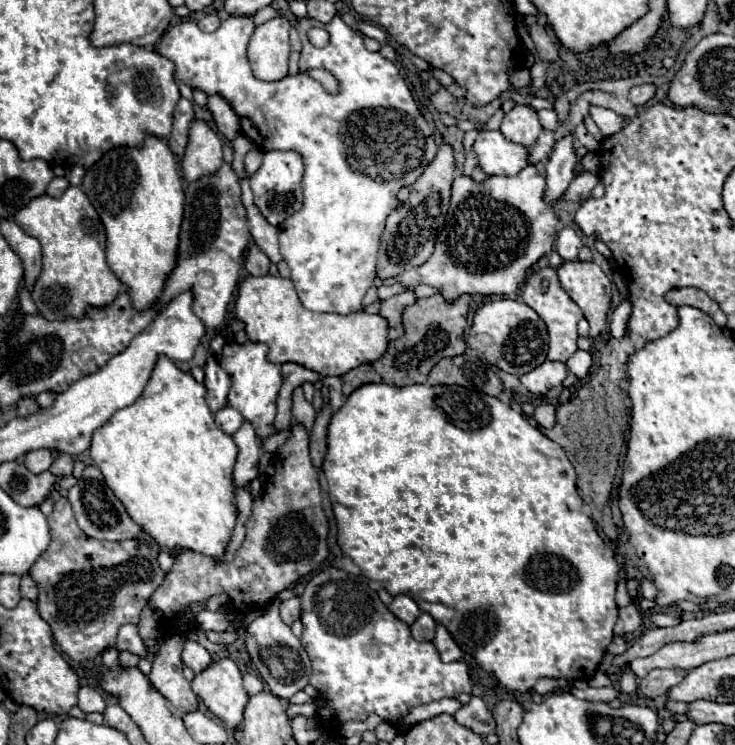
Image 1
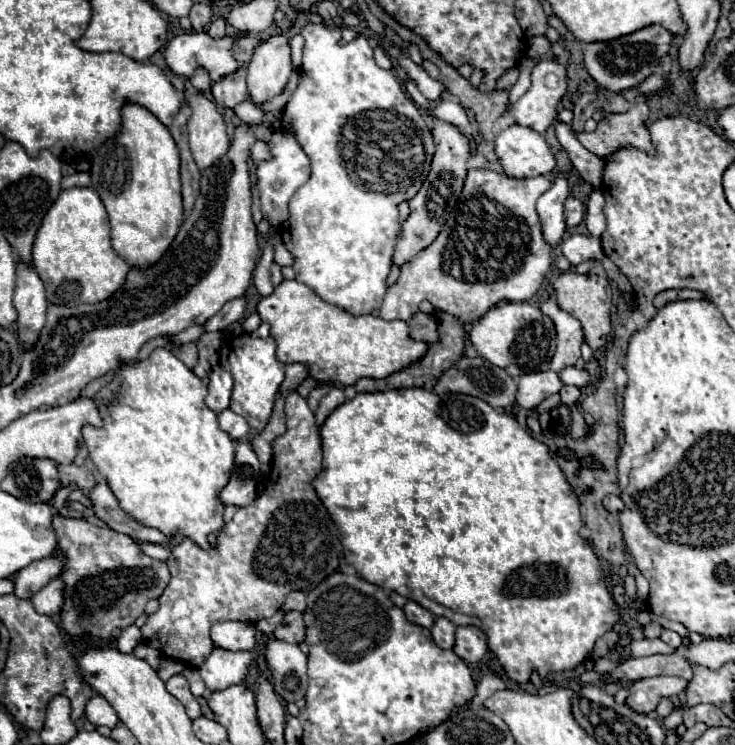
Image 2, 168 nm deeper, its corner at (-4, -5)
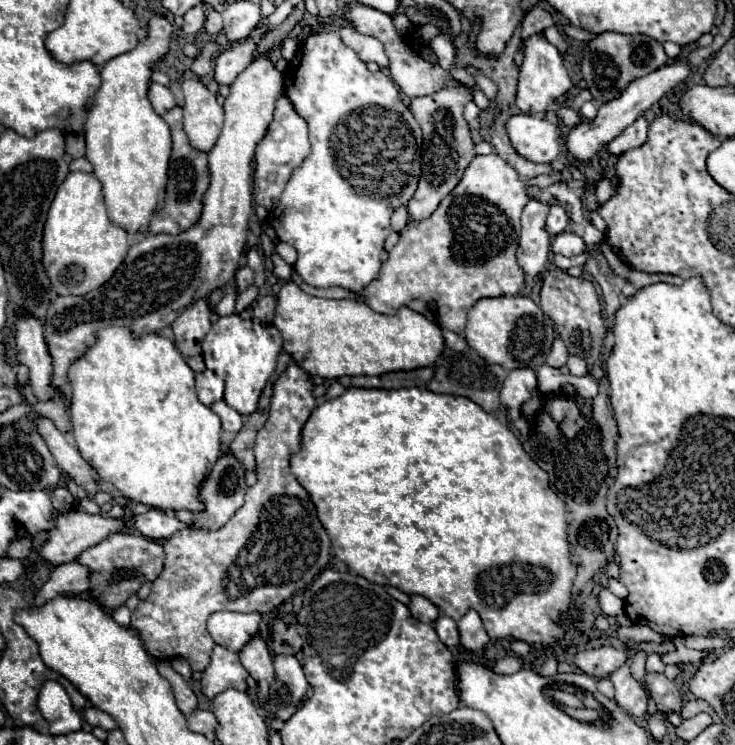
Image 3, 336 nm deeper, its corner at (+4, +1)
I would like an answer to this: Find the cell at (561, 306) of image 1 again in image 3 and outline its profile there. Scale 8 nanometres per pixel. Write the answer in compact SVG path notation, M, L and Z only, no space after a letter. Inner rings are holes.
M560 338L554 340L554 346L546 358L546 364L552 366L552 368L562 368L566 364L566 358L568 358L568 352L566 352L566 346Z

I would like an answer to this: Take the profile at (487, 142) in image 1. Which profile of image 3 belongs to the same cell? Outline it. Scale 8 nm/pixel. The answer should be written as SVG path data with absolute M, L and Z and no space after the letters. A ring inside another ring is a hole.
M518 114L506 124L512 146L530 162L552 162L560 152L560 126L544 116Z

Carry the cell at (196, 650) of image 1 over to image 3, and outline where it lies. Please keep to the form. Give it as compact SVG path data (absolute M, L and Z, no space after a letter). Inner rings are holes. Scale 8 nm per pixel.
M214 646L212 662L202 672L202 692L210 700L214 700L220 692L224 692L228 688L244 692L246 678L248 678L248 672L240 664L238 654L226 650L222 646Z

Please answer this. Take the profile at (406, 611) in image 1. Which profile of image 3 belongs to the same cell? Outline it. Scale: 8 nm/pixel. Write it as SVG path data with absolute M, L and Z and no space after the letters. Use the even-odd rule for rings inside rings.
M410 596L410 612L416 620L424 622L424 624L434 624L436 618L440 616L440 610L424 596Z

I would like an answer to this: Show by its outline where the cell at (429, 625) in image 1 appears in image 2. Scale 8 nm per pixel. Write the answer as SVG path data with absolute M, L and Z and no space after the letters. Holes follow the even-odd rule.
M436 618L434 626L430 628L430 634L432 634L432 640L440 648L452 648L454 646L454 630L456 630L456 626L450 620Z

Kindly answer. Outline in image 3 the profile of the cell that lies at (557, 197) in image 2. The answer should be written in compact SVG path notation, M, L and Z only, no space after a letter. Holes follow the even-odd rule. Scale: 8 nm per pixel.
M530 200L522 212L520 244L516 250L516 260L526 276L536 276L544 270L550 252L550 234L544 230L544 222L550 206Z

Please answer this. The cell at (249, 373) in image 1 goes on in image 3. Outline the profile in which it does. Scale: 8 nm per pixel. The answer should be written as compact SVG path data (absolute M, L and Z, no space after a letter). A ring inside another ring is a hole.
M238 314L222 316L216 324L212 324L202 343L202 350L206 368L214 368L216 374L224 376L226 404L242 416L250 416L258 406L260 392L276 368L278 354L282 352L282 336L278 328L274 324L254 324L252 320L244 320Z

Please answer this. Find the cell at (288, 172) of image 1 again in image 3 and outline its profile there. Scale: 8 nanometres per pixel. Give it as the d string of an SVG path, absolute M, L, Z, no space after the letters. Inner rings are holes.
M280 96L276 100L276 110L274 110L274 120L268 128L268 134L256 148L256 172L254 172L254 200L256 204L264 206L266 210L272 210L280 194L284 192L284 186L292 174L294 168L302 164L302 160L310 152L310 142L308 142L308 122L292 108L292 102L288 96Z

